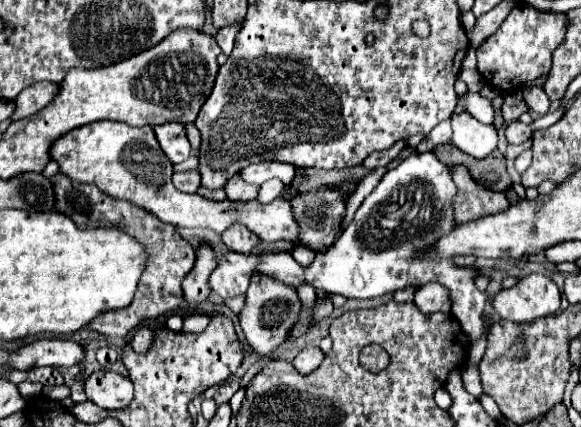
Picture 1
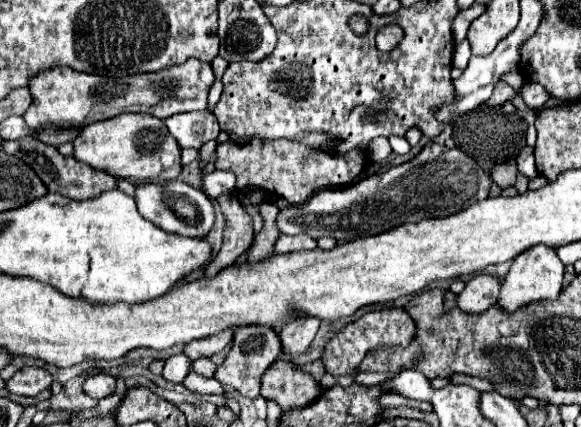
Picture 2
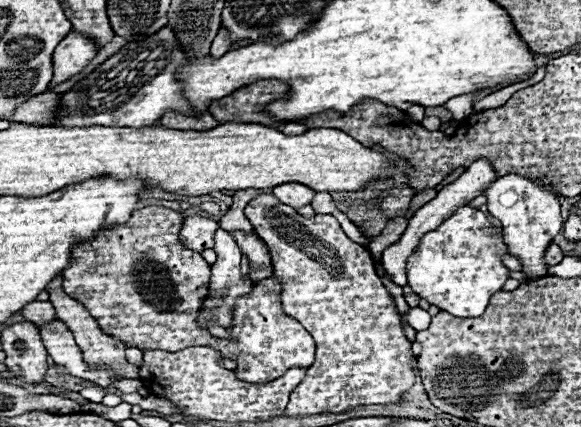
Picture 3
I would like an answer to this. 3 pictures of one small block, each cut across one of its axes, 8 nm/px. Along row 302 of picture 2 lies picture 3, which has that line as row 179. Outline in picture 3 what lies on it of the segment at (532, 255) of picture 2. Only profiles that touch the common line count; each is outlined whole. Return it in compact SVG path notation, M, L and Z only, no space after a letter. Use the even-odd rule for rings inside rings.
M506 174L494 180L486 190L484 196L488 198L488 212L502 222L502 238L508 244L508 252L516 256L522 264L522 274L528 280L536 280L548 274L548 266L544 262L544 248L552 244L554 236L562 230L560 218L560 204L558 196L544 190L530 178L522 178L518 174Z

